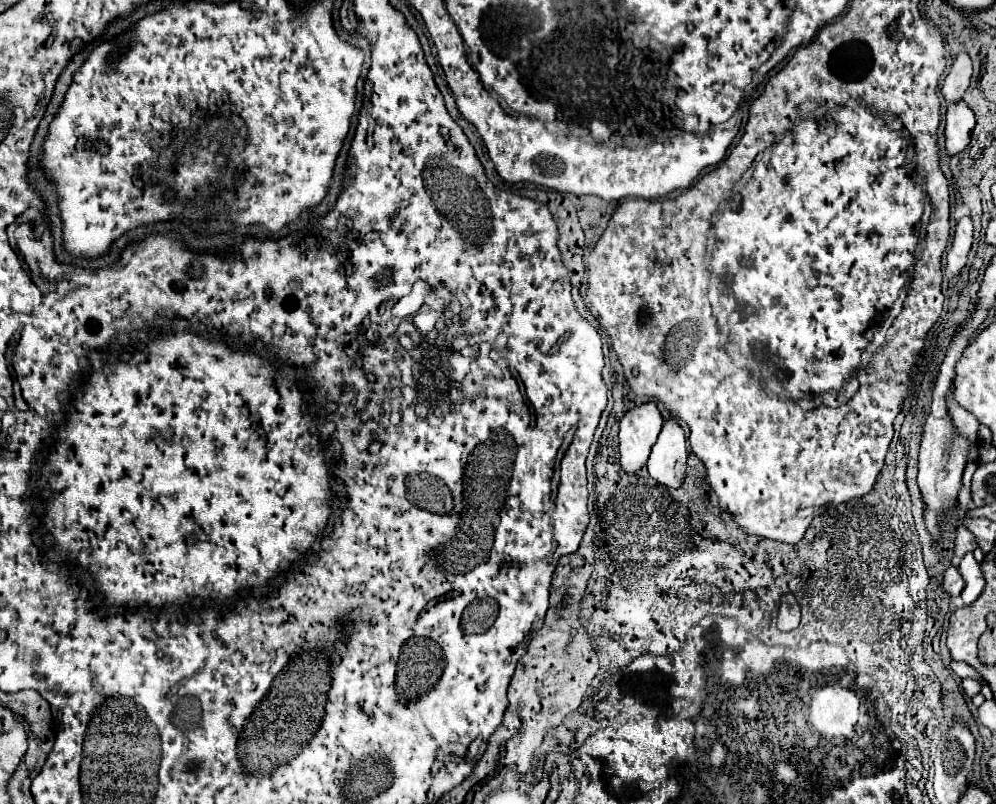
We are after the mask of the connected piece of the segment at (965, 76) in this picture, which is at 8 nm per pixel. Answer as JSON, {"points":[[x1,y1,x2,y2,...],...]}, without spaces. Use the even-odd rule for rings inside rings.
{"points":[[959,53,959,55,953,59,951,71,949,71,949,75,945,77,943,89,941,89,941,93,943,93,943,97,945,97,947,101,959,101,959,99,963,99,963,93,965,93,967,87,969,87,971,69,973,69,973,63,971,63,969,53]]}

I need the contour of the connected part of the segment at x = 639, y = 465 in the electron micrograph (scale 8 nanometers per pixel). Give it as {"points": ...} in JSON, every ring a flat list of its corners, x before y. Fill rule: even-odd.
{"points":[[645,403,625,413,619,429,619,451,621,469,627,475,637,475,645,467,661,427,663,419,655,403]]}

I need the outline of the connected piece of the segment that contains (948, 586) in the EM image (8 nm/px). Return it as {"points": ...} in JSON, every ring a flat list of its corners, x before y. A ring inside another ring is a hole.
{"points":[[951,565,951,567,945,571,945,581,943,581,943,585,945,585,945,591,947,591,949,595,961,595,965,583,963,583,963,577,959,575,959,569,957,569,955,565]]}

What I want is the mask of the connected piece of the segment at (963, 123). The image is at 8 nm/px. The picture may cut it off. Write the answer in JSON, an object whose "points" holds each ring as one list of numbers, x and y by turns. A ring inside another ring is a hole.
{"points":[[965,101,959,103,949,103,947,105,947,115,945,115,945,147,949,155,961,153,969,141,971,141,971,131,975,127,975,115,969,109]]}

